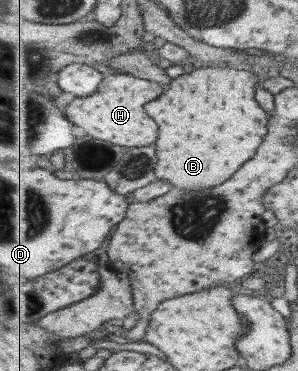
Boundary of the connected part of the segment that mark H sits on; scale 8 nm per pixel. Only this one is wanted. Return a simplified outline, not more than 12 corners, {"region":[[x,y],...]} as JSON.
{"region":[[127,73],[75,97],[71,123],[130,149],[157,142],[145,104],[166,87]]}

